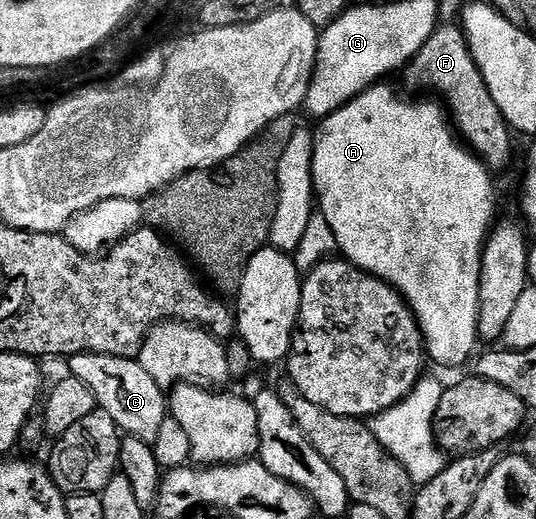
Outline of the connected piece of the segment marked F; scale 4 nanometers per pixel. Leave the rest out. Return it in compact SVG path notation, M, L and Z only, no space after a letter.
M447 22L436 27L429 42L425 42L425 46L407 65L405 75L409 83L419 88L436 88L443 95L442 103L456 133L488 168L498 170L510 162L512 129L497 102L493 102L493 94L489 94L489 86L485 86L485 78L458 23Z

